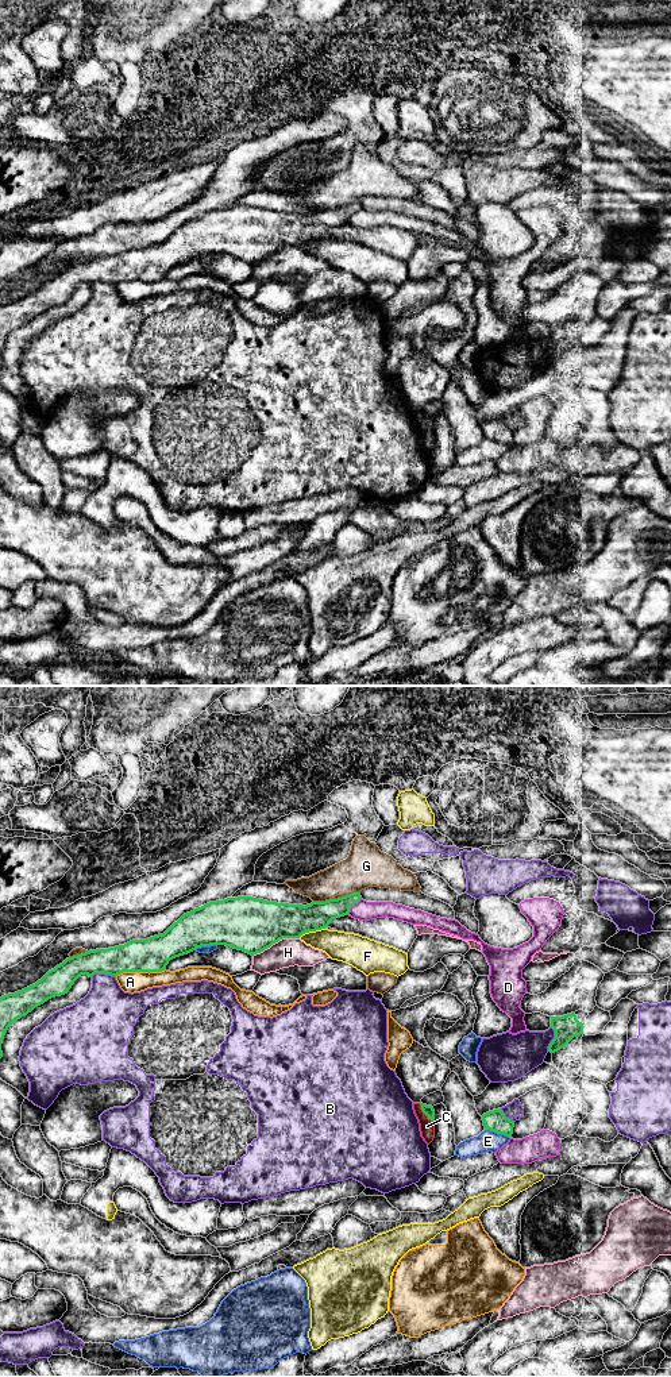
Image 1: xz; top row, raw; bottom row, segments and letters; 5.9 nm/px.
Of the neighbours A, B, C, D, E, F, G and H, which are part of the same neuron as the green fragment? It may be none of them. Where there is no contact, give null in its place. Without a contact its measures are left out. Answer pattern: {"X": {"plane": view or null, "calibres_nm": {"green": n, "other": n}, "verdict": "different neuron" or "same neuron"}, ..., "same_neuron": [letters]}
{"A": {"plane": "xz", "calibres_nm": {"green": 200, "other": 130}, "verdict": "different neuron"}, "B": {"plane": "xz", "calibres_nm": {"green": 190, "other": 340}, "verdict": "different neuron"}, "C": {"plane": "xz", "calibres_nm": {"green": 60, "other": 90}, "verdict": "different neuron"}, "D": {"plane": "xz", "calibres_nm": {"green": 160, "other": 120}, "verdict": "different neuron"}, "E": {"plane": "xz", "calibres_nm": {"green": 130, "other": 130}, "verdict": "different neuron"}, "F": {"plane": "xz", "calibres_nm": {"green": 240, "other": 180}, "verdict": "different neuron"}, "G": {"plane": "xz", "calibres_nm": {"green": 160, "other": 240}, "verdict": "different neuron"}, "H": {"plane": "xz", "calibres_nm": {"green": 320, "other": 180}, "verdict": "different neuron"}, "same_neuron": []}

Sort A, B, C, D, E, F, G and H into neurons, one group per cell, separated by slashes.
A / B / C F / D / E / G / H

